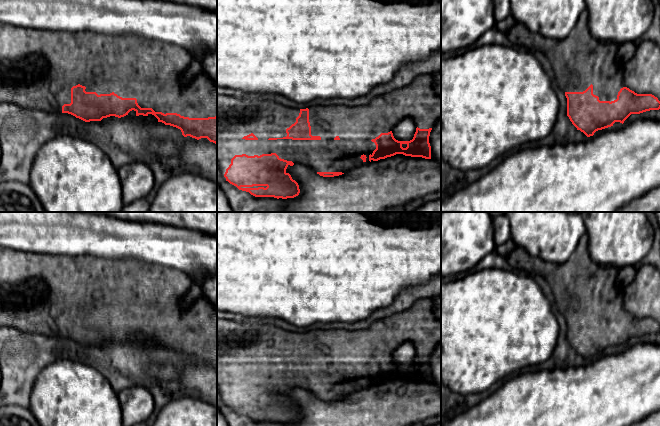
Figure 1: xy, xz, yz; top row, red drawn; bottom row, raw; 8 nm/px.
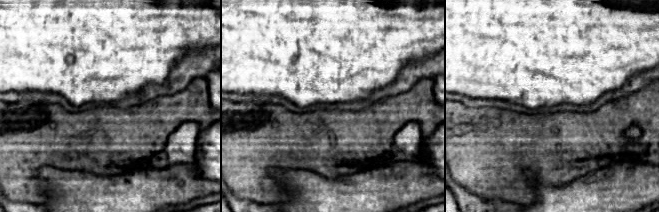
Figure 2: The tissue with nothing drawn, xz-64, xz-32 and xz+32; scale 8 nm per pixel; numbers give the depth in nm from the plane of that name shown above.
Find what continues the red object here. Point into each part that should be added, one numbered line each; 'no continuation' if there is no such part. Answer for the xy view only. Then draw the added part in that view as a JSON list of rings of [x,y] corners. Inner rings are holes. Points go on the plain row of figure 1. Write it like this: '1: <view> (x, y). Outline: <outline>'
1: xy (38, 292). Outline: [[[0,247],[0,327],[12,327],[25,333],[37,333],[47,336],[62,336],[64,328],[71,327],[71,312],[78,308],[85,310],[86,316],[96,316],[100,318],[110,318],[114,316],[122,322],[136,322],[141,332],[152,332],[155,336],[177,337],[189,342],[208,342],[217,340],[217,309],[207,302],[203,297],[196,299],[190,306],[183,308],[181,302],[189,291],[193,281],[185,273],[160,265],[150,265],[132,258],[122,260],[112,260],[97,258],[93,256],[51,256],[43,253],[23,252],[9,248]]]

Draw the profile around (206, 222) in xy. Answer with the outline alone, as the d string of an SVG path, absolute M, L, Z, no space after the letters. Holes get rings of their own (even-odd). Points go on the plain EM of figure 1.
M87 212L87 213L102 213L104 215L121 218L123 220L153 222L165 225L172 225L178 228L186 228L199 232L210 233L214 236L217 236L217 212Z

